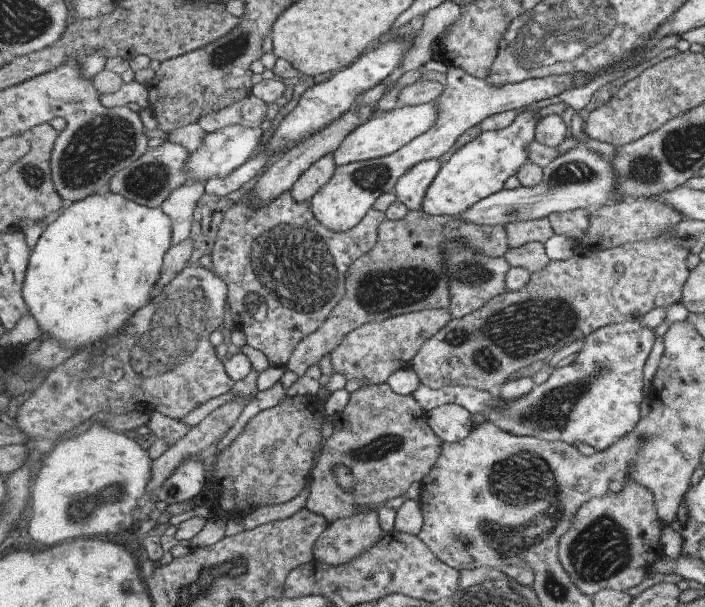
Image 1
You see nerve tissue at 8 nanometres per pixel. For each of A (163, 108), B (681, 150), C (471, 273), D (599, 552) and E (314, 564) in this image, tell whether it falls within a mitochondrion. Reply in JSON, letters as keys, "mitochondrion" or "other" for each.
{"A":"other","B":"mitochondrion","C":"mitochondrion","D":"mitochondrion","E":"other"}

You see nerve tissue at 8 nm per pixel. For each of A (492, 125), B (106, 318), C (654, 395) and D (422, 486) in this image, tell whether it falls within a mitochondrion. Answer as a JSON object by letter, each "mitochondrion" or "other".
{"A":"other","B":"other","C":"other","D":"other"}

